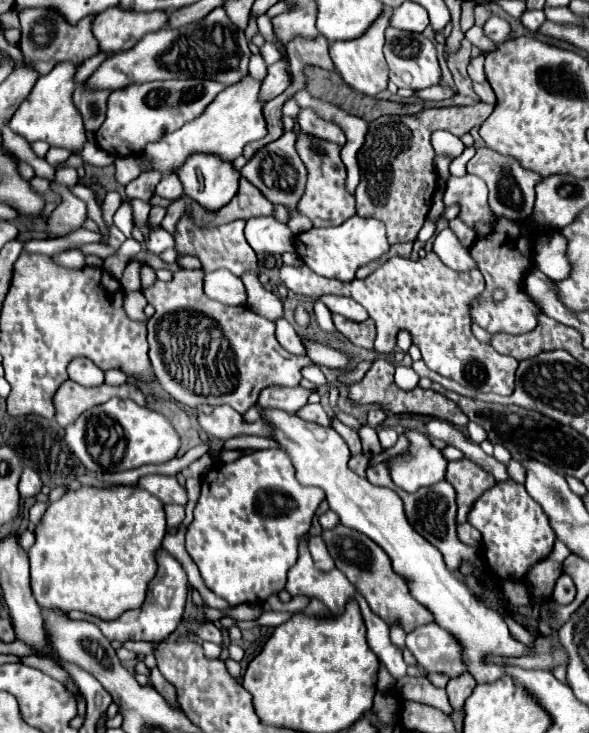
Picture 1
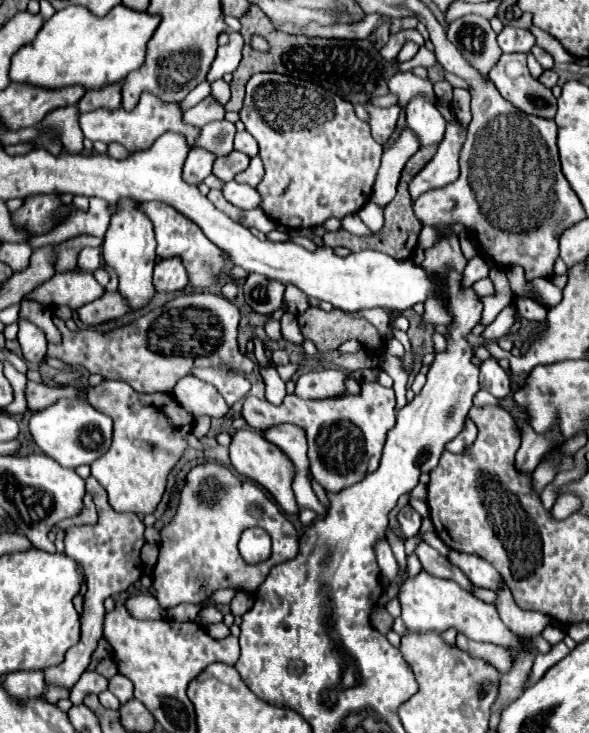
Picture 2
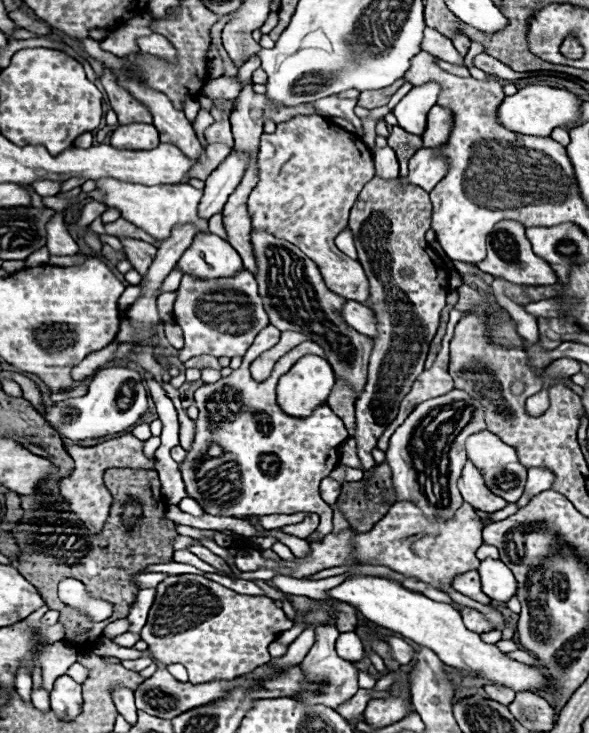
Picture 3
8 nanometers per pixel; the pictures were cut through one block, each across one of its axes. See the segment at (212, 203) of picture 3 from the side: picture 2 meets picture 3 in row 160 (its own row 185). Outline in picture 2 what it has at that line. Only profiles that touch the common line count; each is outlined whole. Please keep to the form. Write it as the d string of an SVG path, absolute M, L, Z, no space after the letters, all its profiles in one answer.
M230 180L222 186L222 194L226 196L226 200L230 200L234 206L238 206L242 210L252 210L260 202L260 196L252 186L240 184L234 180Z

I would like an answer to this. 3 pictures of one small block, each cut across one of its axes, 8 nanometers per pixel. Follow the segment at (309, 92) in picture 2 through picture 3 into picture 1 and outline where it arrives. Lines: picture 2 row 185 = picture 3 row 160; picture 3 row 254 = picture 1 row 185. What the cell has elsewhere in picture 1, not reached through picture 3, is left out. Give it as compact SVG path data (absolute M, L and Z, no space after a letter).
M298 132L296 148L308 168L306 192L298 204L300 212L308 216L314 226L324 226L324 228L338 226L344 220L352 218L356 214L356 200L354 200L354 194L346 190L346 166L340 160L340 146L326 140L304 136L302 132Z

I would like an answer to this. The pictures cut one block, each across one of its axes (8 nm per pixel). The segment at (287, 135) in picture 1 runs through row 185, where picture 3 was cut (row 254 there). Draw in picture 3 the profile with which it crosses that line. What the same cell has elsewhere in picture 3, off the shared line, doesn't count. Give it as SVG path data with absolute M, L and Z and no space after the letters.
M252 230L250 234L254 260L256 260L256 282L260 298L264 300L264 308L270 316L270 324L280 328L282 332L294 330L306 334L310 340L318 342L324 352L326 360L334 368L334 374L342 378L356 394L362 394L366 376L368 376L368 358L372 350L372 340L368 336L358 334L350 328L342 316L340 306L344 298L336 296L326 284L320 274L320 268L300 252L300 248L292 246L290 242L276 238L264 230Z

